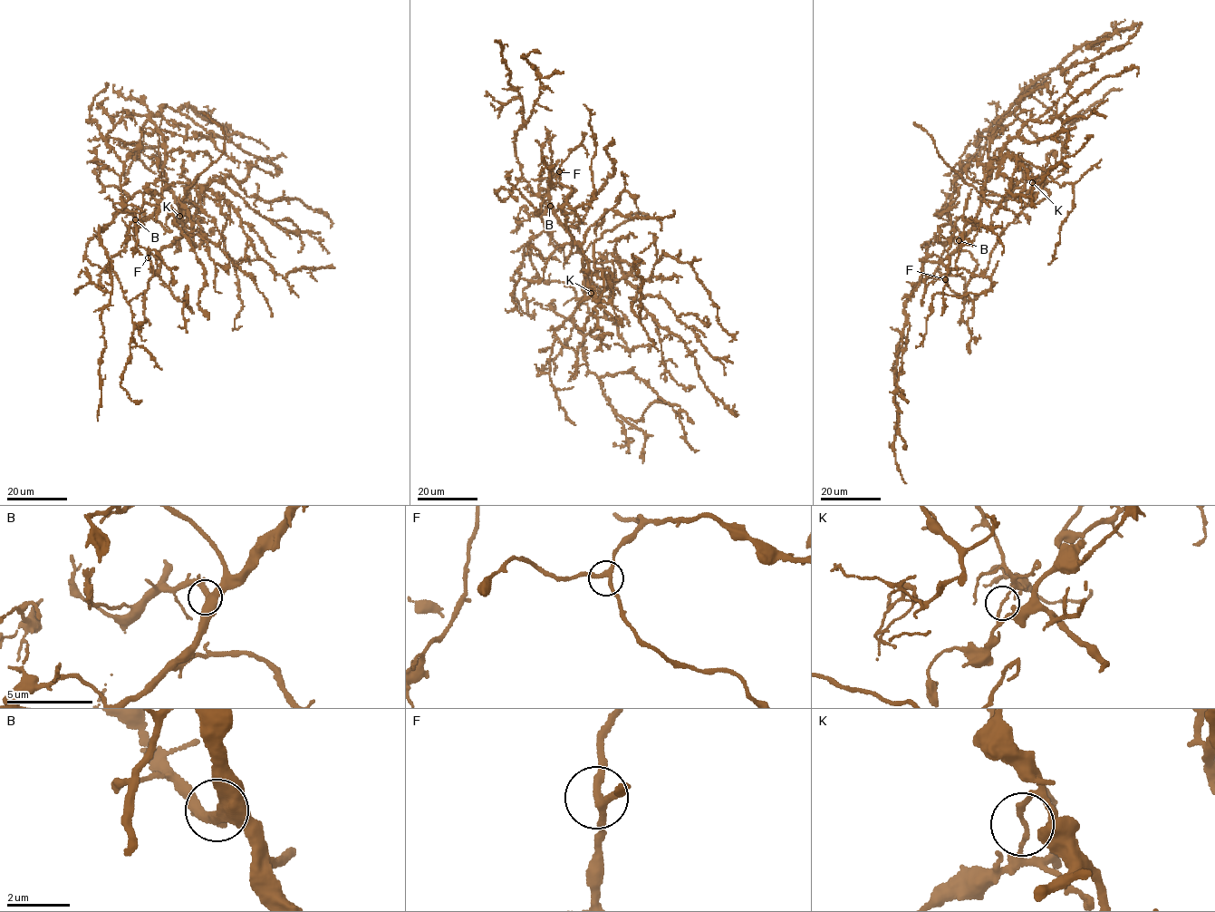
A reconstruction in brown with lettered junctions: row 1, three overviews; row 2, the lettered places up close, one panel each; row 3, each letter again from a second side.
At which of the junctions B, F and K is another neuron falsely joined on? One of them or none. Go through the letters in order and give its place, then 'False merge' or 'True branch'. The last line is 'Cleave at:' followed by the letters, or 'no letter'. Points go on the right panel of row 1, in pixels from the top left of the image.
B: Place: (959, 240). True branch
F: Place: (945, 279). True branch
K: Place: (1032, 182). False merge
Cleave at: K

